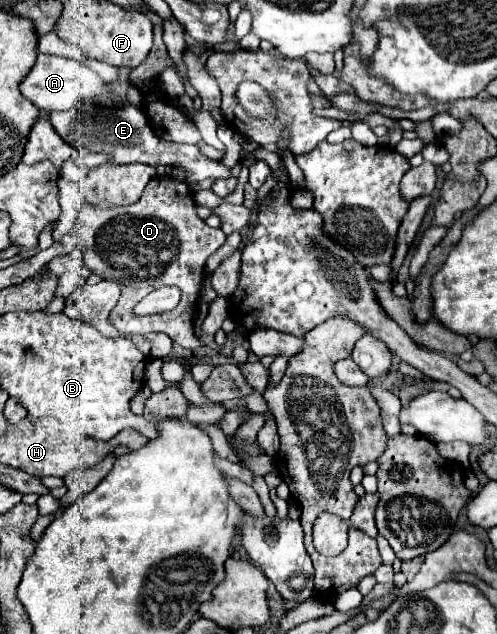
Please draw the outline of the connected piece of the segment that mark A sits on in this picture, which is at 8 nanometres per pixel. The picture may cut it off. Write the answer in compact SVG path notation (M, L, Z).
M38 54L34 68L26 76L26 80L22 80L20 90L24 98L28 98L36 108L44 112L70 110L70 98L74 98L74 106L78 106L80 102L88 102L88 100L96 102L98 96L110 94L110 86L84 62L64 56L52 56L52 54Z

